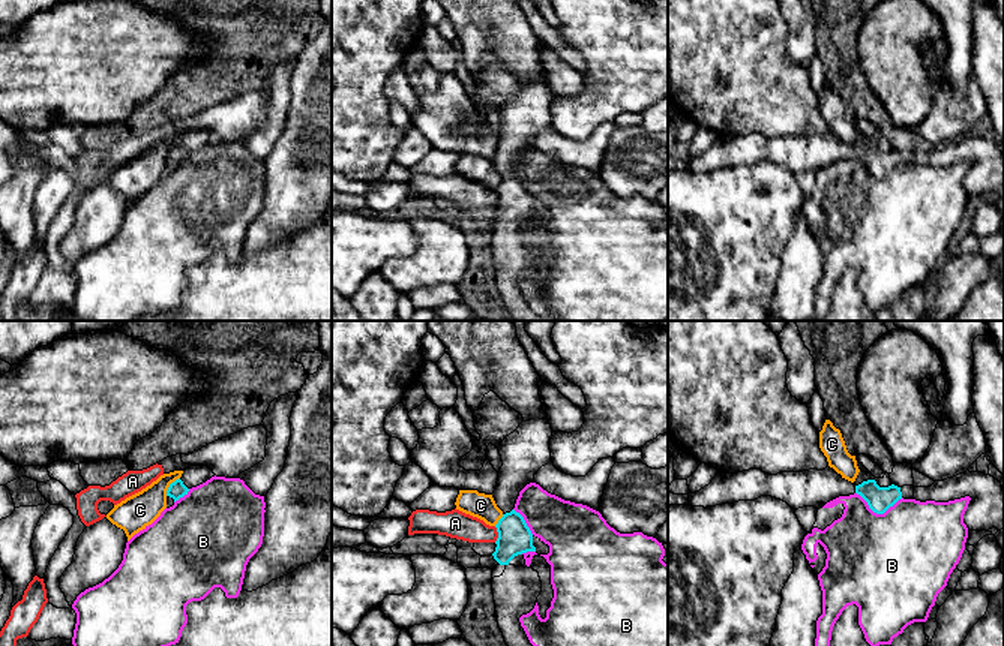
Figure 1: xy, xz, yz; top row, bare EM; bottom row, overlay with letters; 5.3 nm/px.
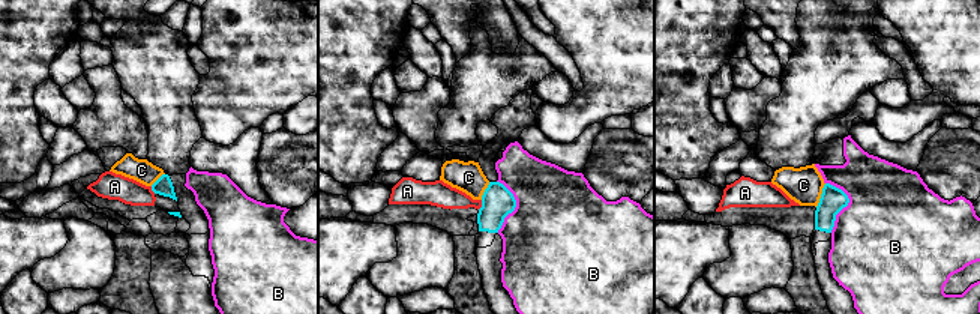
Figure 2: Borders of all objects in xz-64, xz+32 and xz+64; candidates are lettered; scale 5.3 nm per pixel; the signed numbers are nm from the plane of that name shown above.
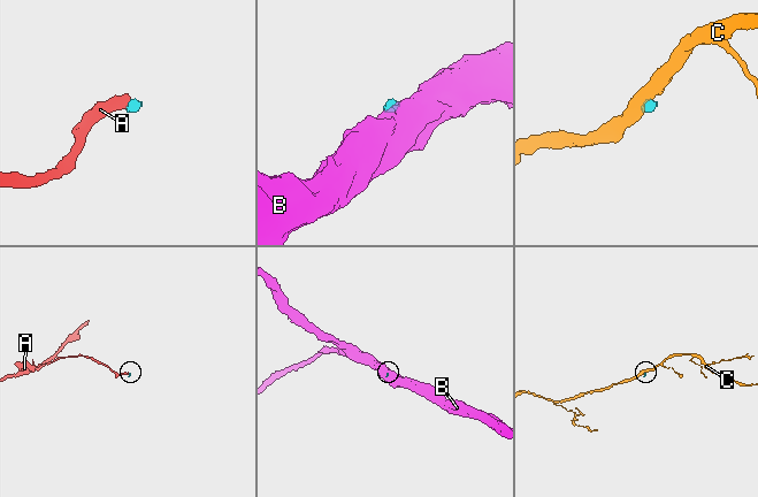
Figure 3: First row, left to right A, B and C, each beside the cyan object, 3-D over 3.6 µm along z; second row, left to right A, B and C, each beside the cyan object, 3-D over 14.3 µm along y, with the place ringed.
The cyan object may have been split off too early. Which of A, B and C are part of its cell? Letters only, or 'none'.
none

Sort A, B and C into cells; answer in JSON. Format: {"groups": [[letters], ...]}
{"groups": [["A"], ["B"], ["C"]]}

